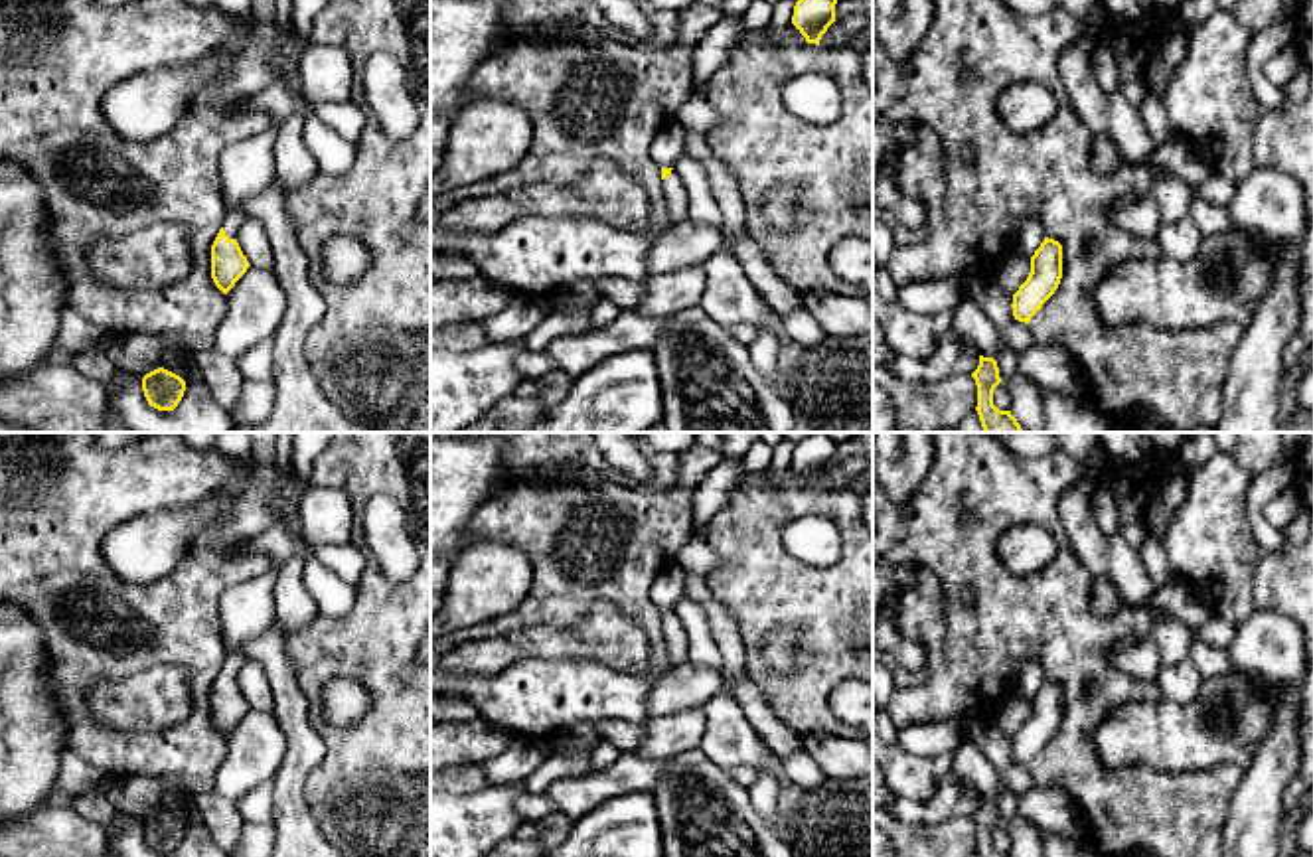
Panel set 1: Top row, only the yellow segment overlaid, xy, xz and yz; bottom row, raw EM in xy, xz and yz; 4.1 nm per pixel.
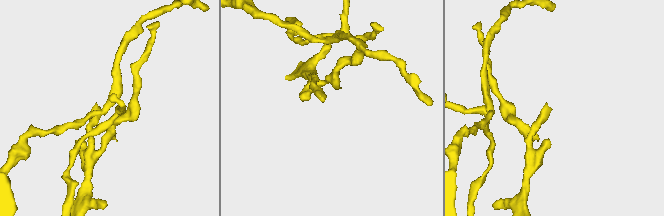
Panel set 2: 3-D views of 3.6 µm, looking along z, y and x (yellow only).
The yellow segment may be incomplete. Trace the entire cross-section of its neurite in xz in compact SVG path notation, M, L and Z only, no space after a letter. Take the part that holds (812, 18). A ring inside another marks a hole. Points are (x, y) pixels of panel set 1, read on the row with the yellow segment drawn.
M798 0L792 24L800 30L808 43L819 45L821 36L835 22L837 0Z

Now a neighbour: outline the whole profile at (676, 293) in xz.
M693 265L667 274L650 274L646 292L636 306L646 316L679 316L699 308L707 286L707 271Z

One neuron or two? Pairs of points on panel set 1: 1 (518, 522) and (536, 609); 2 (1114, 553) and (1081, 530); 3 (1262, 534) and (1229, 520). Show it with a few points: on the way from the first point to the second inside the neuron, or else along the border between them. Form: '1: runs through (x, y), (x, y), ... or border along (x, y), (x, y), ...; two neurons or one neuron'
1: runs through (540, 544), (545, 549), (545, 587); one neuron
2: runs through (1106, 553), (1088, 538); one neuron
3: border along (1250, 482), (1246, 512), (1250, 532), (1262, 553); two neurons

